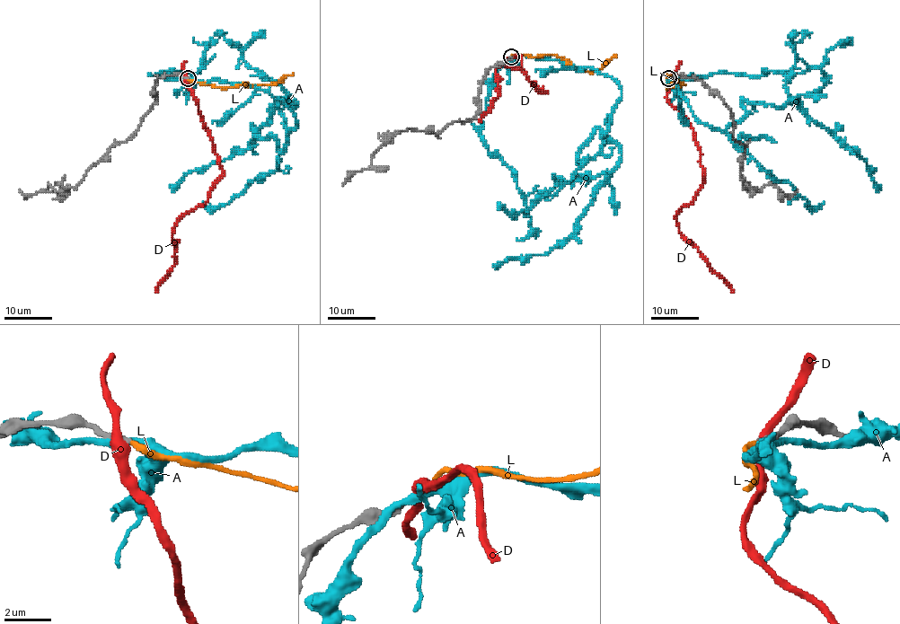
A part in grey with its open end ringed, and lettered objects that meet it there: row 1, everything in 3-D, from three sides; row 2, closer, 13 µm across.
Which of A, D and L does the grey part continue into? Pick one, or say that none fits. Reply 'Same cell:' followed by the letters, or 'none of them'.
Same cell: L

